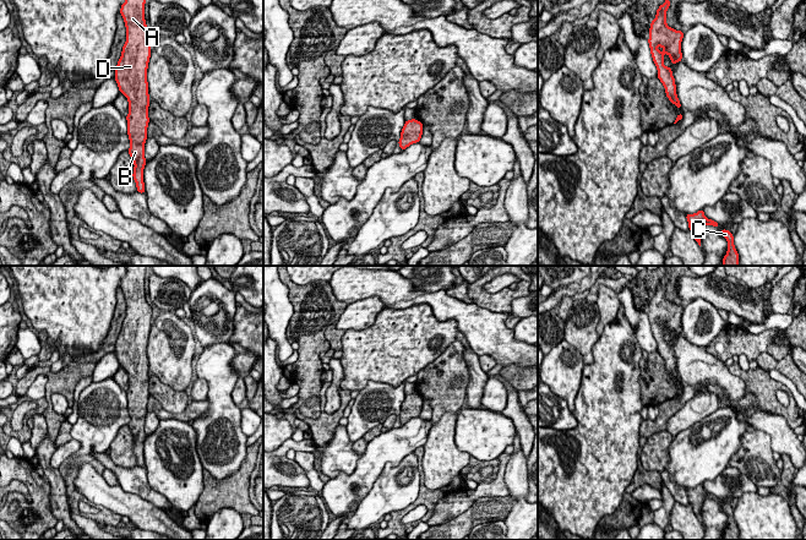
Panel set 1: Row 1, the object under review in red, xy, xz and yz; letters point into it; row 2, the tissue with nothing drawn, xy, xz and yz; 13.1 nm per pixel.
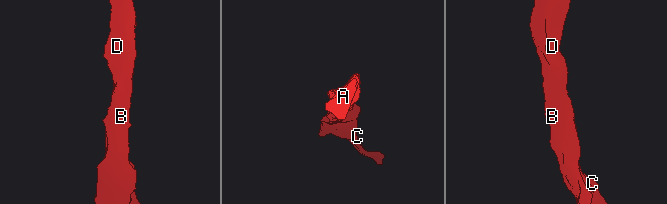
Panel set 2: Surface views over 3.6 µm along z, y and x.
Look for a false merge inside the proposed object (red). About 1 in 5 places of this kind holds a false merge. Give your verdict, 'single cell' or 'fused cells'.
single cell

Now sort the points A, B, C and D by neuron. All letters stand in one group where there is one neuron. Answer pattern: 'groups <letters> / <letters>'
groups A B C D

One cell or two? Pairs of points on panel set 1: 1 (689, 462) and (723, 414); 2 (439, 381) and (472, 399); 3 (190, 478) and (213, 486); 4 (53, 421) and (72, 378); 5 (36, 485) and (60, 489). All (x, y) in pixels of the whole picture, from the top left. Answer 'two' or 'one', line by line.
1: one
2: two
3: two
4: one
5: two

